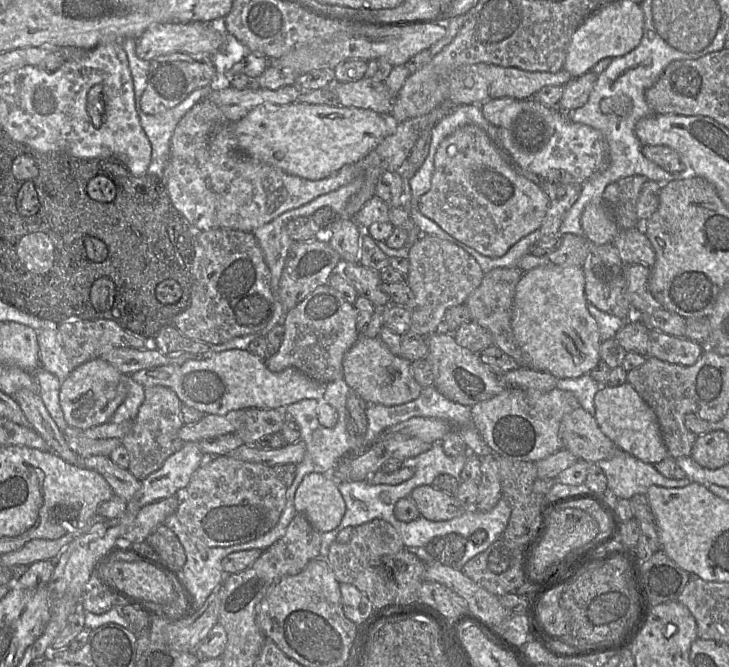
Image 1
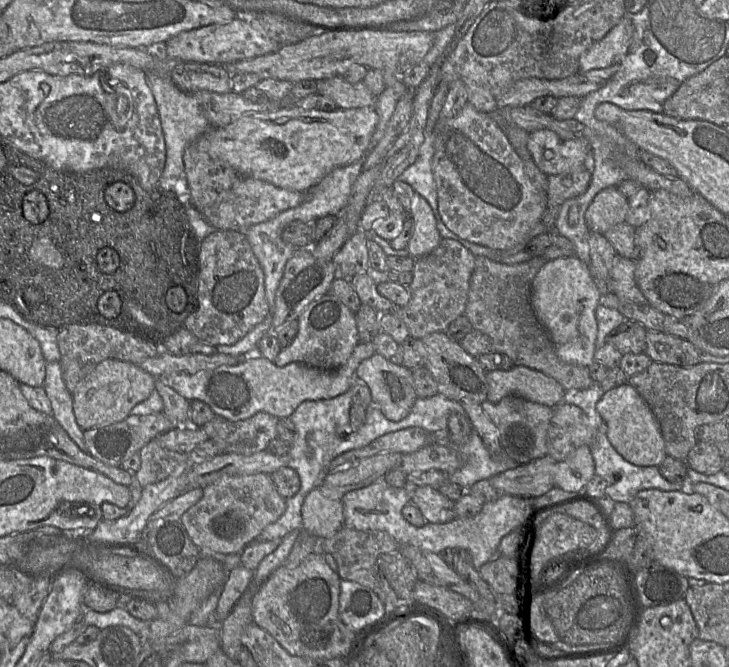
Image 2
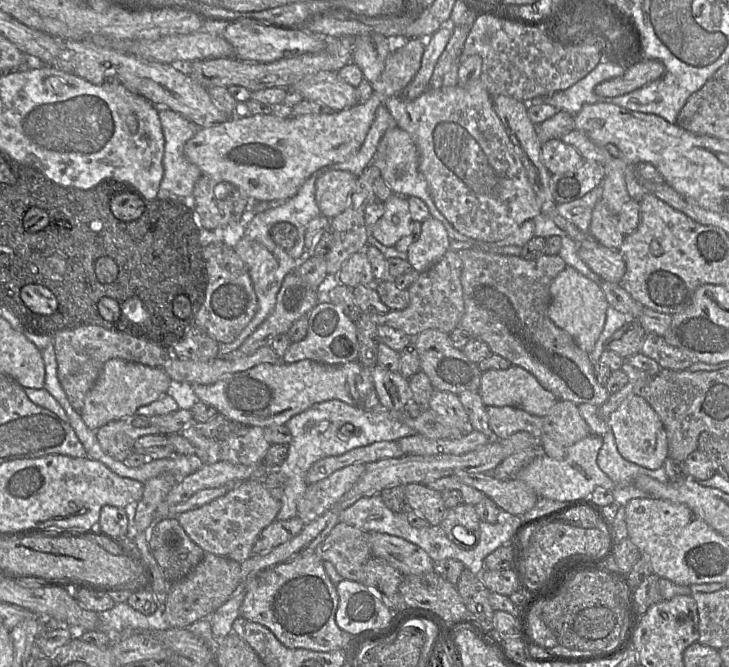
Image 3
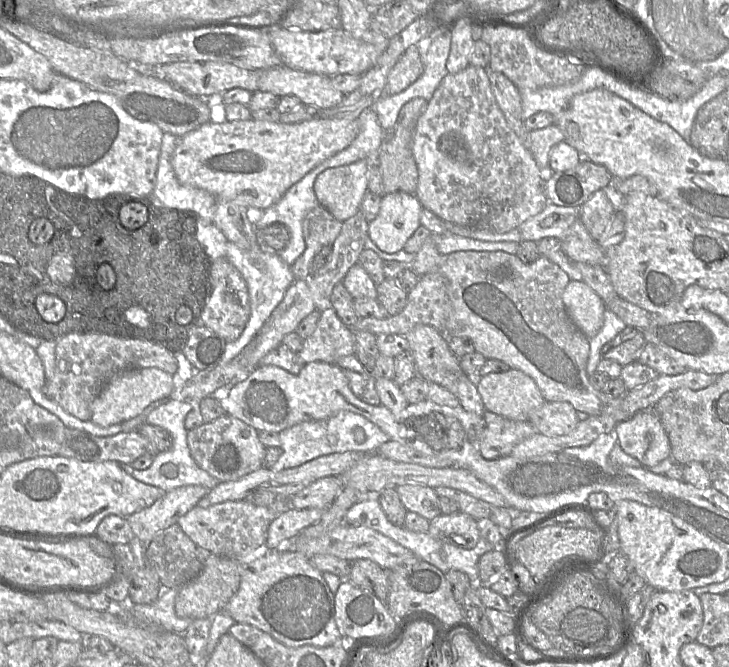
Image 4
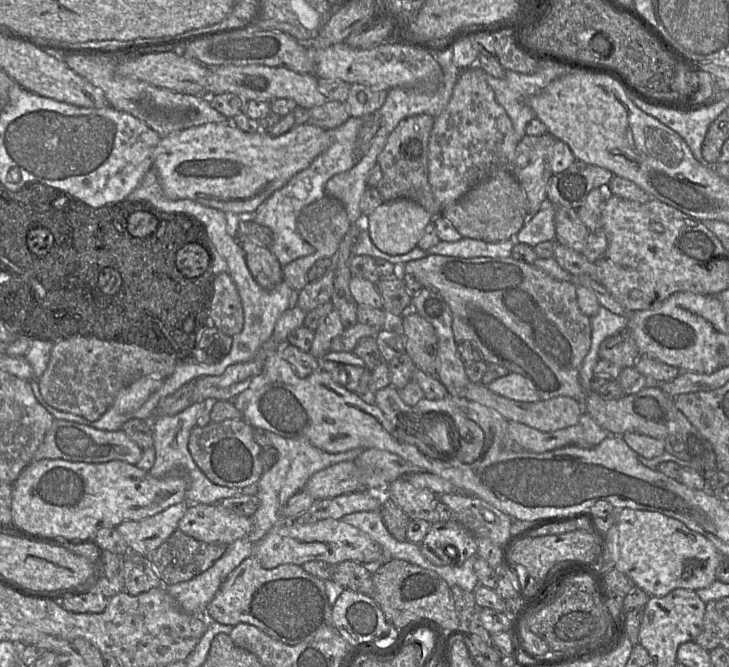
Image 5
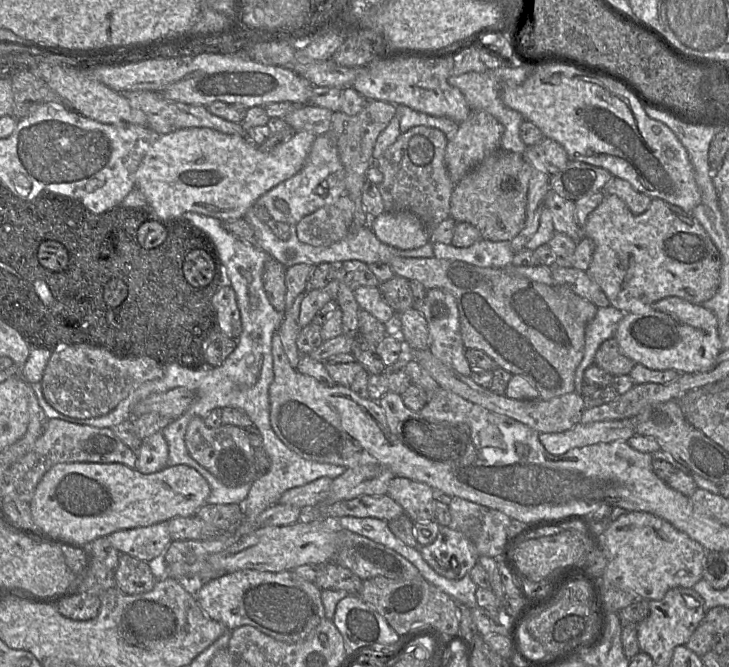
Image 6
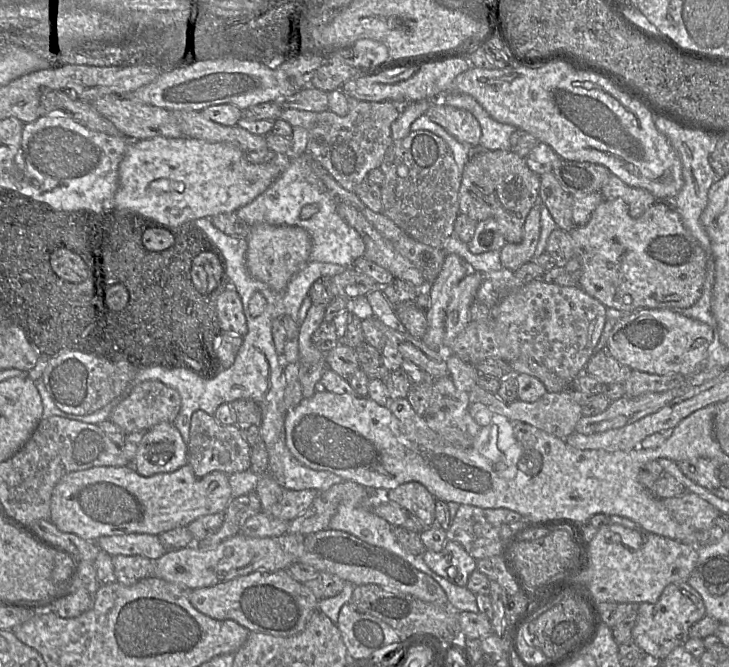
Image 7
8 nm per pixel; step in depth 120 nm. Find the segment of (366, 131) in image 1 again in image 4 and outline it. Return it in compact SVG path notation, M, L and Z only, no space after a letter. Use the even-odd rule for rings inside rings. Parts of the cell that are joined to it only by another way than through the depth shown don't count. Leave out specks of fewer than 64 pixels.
M411 45L390 70L381 96L398 94L414 83L423 73L424 64L418 45ZM253 118L207 122L179 138L171 163L182 185L206 190L217 201L266 209L313 168L348 147L358 132L357 119L316 118L291 124Z

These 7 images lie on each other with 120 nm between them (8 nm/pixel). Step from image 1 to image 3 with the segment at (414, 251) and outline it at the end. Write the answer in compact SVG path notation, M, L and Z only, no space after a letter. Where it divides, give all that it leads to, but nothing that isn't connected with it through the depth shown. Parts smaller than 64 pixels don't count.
M449 249L435 264L421 272L408 288L410 303L402 310L390 310L386 314L371 314L376 325L386 325L414 337L427 329L440 330L446 334L458 327L463 317L464 298L461 284L462 261L457 253Z

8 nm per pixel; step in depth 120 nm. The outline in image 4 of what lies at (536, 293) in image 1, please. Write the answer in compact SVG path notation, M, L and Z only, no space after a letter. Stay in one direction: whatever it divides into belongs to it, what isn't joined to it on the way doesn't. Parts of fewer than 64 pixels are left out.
M570 280L562 300L573 323L588 337L595 336L604 323L605 302L584 281Z

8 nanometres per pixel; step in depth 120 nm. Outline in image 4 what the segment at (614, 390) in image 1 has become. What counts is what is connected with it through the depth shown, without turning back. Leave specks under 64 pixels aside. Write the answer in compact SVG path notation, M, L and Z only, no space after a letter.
M642 410L615 426L617 442L629 456L646 466L656 466L671 455L669 438L653 410Z

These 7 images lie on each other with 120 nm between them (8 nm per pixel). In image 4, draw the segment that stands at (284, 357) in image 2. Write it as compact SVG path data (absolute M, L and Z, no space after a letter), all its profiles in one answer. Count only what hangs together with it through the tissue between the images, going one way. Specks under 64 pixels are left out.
M333 307L318 309L321 316L317 326L297 353L300 363L336 363L342 357L353 355L354 331L342 322Z

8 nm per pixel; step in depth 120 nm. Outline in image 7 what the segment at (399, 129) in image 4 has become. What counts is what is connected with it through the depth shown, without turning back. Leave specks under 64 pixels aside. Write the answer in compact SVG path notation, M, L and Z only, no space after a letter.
M427 130L411 131L406 137L393 141L379 168L385 175L381 184L382 214L418 242L443 249L454 232L454 222L460 213L458 192L461 183L461 173L446 142Z

